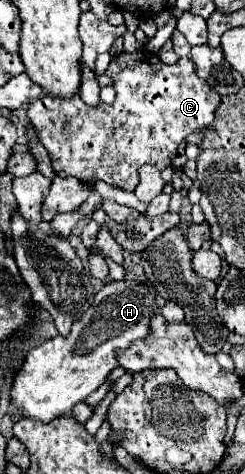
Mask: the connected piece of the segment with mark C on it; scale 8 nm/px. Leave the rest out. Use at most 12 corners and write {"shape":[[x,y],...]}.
{"shape":[[112,57],[114,103],[44,95],[54,171],[132,191],[212,123],[190,59]]}

